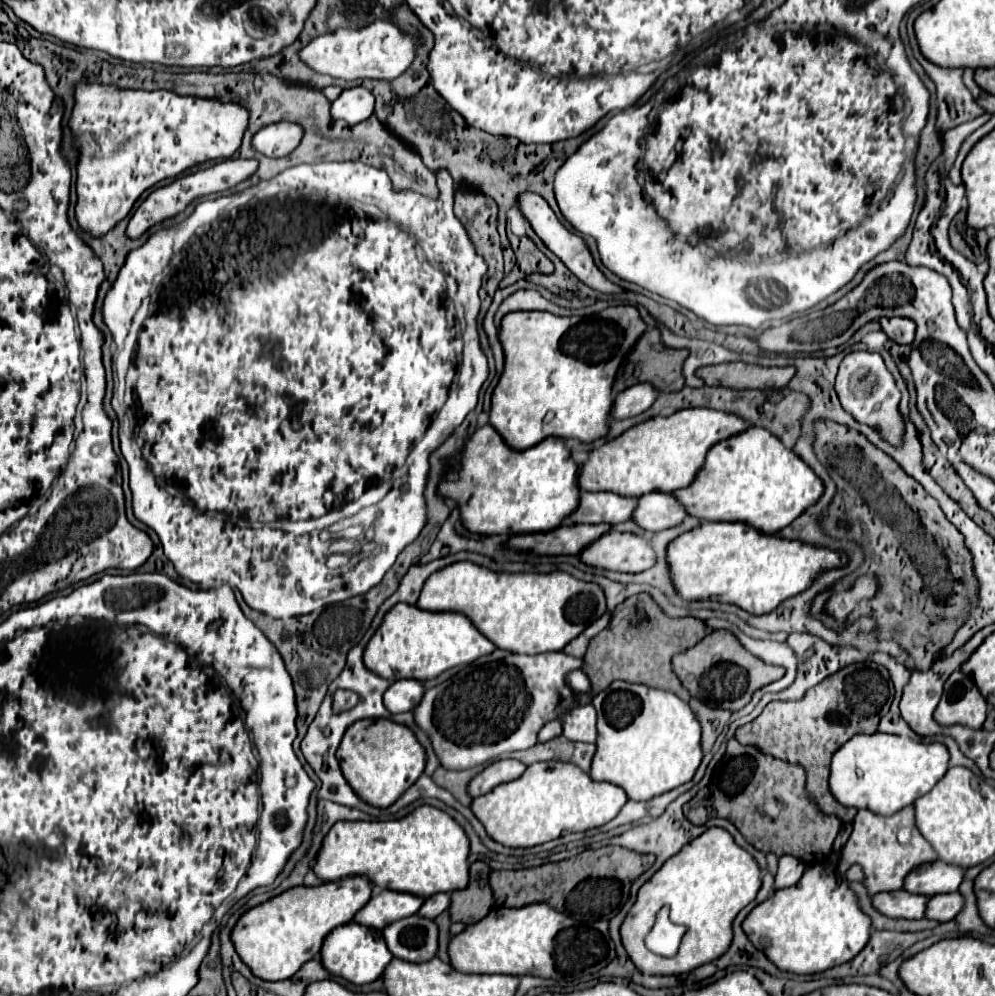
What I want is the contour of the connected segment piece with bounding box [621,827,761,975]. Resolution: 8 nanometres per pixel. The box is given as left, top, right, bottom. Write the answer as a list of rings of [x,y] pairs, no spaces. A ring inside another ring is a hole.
[[[711,827],[701,833],[695,841],[685,845],[681,853],[667,859],[637,891],[637,899],[621,925],[621,943],[633,965],[643,975],[683,975],[721,957],[731,945],[731,923],[735,915],[755,899],[761,887],[759,873],[757,861],[741,849],[725,829]],[[663,905],[671,907],[673,923],[687,927],[679,951],[671,959],[651,953],[643,943],[653,925],[655,911]]]

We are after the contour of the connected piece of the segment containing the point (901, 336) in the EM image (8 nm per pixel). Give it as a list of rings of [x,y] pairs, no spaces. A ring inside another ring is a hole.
[[[881,317],[879,319],[881,329],[887,333],[887,337],[895,343],[901,345],[909,345],[913,341],[915,335],[915,323],[909,319],[895,319],[895,317]]]

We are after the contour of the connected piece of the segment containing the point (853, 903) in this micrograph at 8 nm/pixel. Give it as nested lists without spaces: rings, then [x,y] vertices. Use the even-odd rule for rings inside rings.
[[[819,865],[811,867],[811,873],[805,873],[797,885],[775,891],[743,921],[743,931],[749,941],[759,951],[763,951],[777,969],[789,973],[821,973],[825,969],[841,965],[843,961],[849,961],[851,957],[855,957],[855,953],[859,953],[859,949],[863,949],[863,945],[867,945],[869,927],[871,921],[859,909],[855,893],[847,887],[847,879],[837,875],[835,871],[829,877],[823,877]]]

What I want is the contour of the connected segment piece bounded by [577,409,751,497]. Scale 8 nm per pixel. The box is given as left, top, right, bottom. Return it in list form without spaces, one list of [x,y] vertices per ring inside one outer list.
[[[683,409],[683,411],[675,411],[669,417],[663,417],[663,415],[651,417],[627,429],[619,437],[605,441],[601,447],[593,449],[587,461],[581,463],[577,485],[583,491],[611,491],[623,497],[641,497],[653,491],[673,493],[677,489],[691,485],[695,473],[699,471],[699,465],[703,465],[703,457],[707,449],[711,449],[715,441],[723,441],[723,437],[741,433],[741,429],[745,427],[751,427],[751,425],[747,425],[745,421],[739,421],[739,417],[731,417],[731,413],[715,413],[715,409]]]

